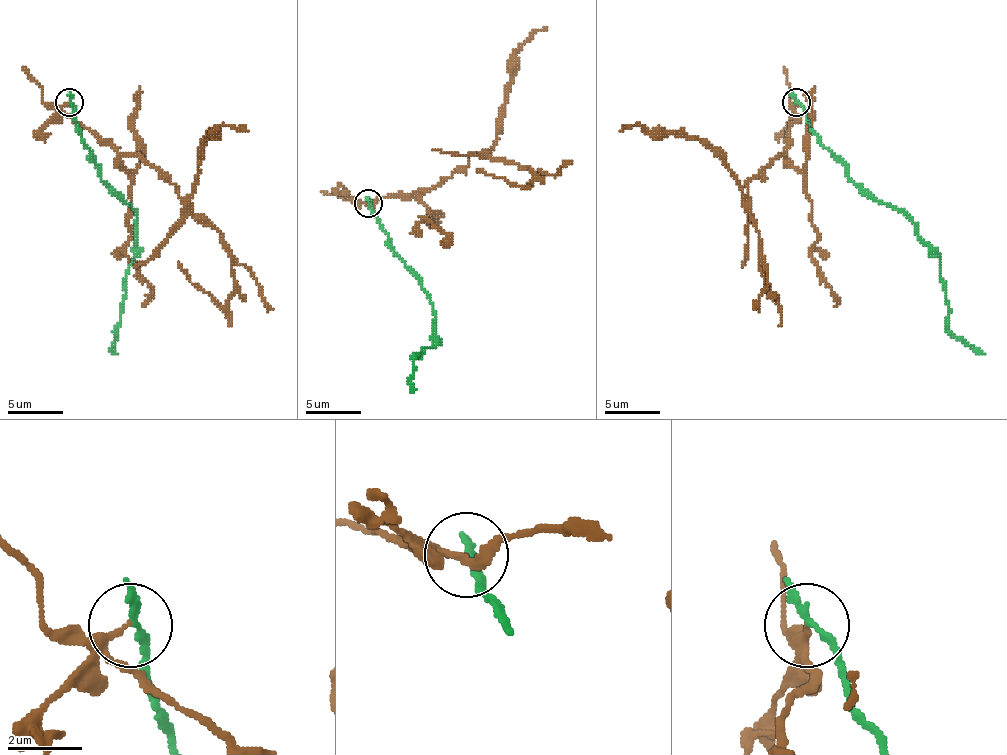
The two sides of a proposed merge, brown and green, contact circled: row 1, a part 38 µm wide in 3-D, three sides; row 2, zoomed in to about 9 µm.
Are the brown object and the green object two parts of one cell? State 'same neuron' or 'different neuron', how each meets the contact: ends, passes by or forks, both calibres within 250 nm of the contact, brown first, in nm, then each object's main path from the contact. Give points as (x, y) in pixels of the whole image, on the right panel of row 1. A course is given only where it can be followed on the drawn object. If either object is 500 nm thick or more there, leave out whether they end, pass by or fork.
different neuron; brown ends there; green passes by; 170 nm thick on the brown side, 170 nm on the other; brown runs (795, 103), (789, 145), (748, 187), (748, 209), (759, 234), (759, 259), (764, 287), (778, 306), (762, 262); green runs (795, 103), (803, 109), (809, 128), (848, 175), (876, 200), (906, 217), (940, 259), (948, 328), (984, 354)

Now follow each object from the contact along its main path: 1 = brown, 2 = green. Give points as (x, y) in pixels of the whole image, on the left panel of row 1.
1: (70, 103), (62, 109), (120, 153), (142, 156), (220, 234), (234, 287), (226, 303), (198, 290), (178, 262)
2: (70, 103), (75, 128), (98, 167), (98, 175), (137, 217), (137, 253), (131, 259), (114, 354)

